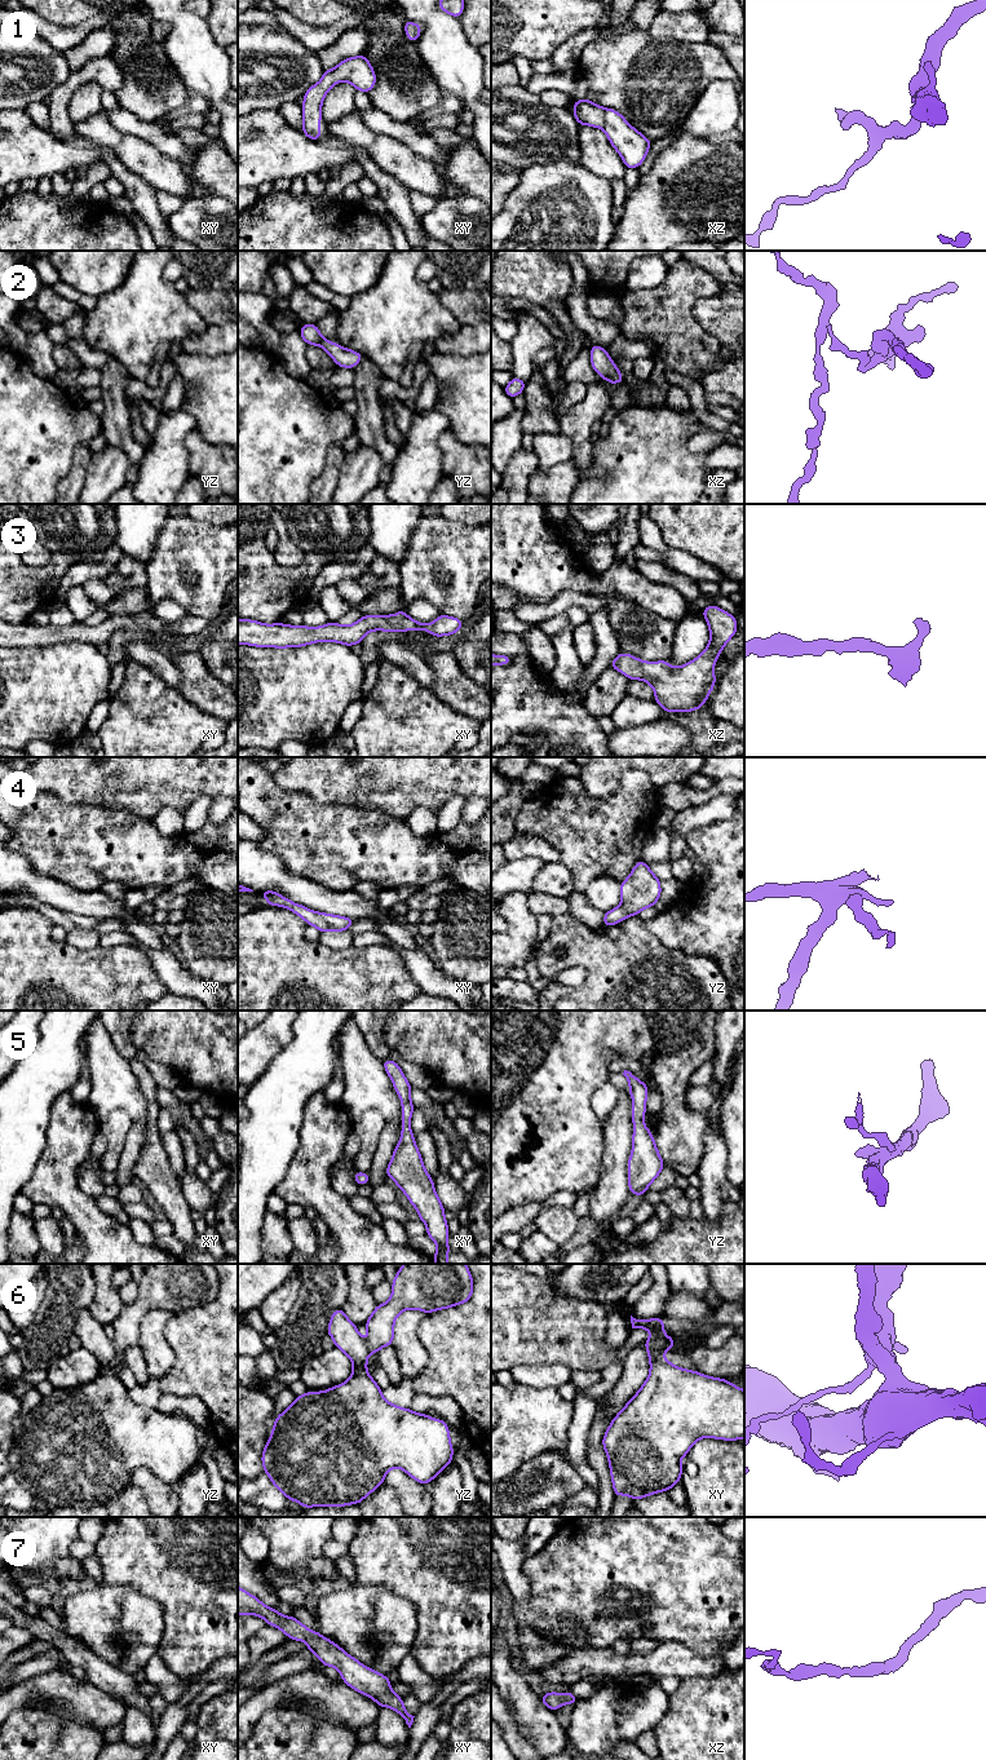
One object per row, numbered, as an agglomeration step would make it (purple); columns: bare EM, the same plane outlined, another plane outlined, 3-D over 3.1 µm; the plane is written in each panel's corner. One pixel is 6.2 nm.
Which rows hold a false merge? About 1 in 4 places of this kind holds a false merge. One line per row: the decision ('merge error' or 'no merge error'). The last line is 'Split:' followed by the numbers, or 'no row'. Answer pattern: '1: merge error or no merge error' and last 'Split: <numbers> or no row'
1: no merge error
2: no merge error
3: no merge error
4: no merge error
5: no merge error
6: merge error
7: no merge error
Split: 6

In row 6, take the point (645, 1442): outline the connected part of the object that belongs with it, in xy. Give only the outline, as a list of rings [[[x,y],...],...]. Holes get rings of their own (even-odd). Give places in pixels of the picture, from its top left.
[[[644,1343],[650,1361],[650,1374],[640,1390],[611,1420],[602,1446],[606,1451],[615,1498],[629,1495],[632,1502],[667,1491],[681,1478],[681,1459],[700,1438],[725,1441],[744,1440],[744,1390],[729,1380],[706,1376],[698,1371],[677,1367],[663,1354],[667,1349],[651,1348]]]

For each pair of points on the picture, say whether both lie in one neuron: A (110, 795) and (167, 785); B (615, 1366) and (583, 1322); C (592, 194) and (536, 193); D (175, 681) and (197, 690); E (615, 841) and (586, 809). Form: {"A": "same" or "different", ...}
{"A": "same", "B": "different", "C": "same", "D": "different", "E": "same"}

